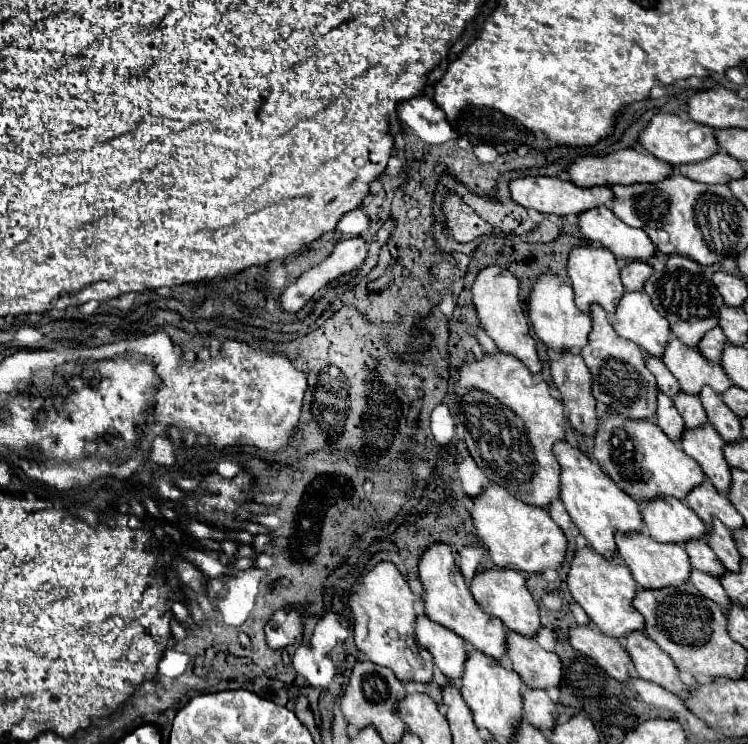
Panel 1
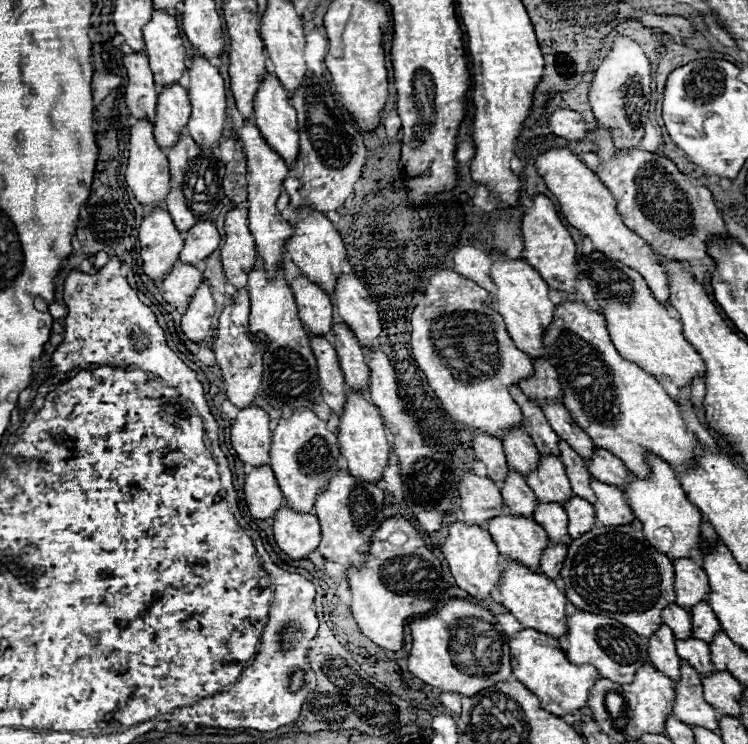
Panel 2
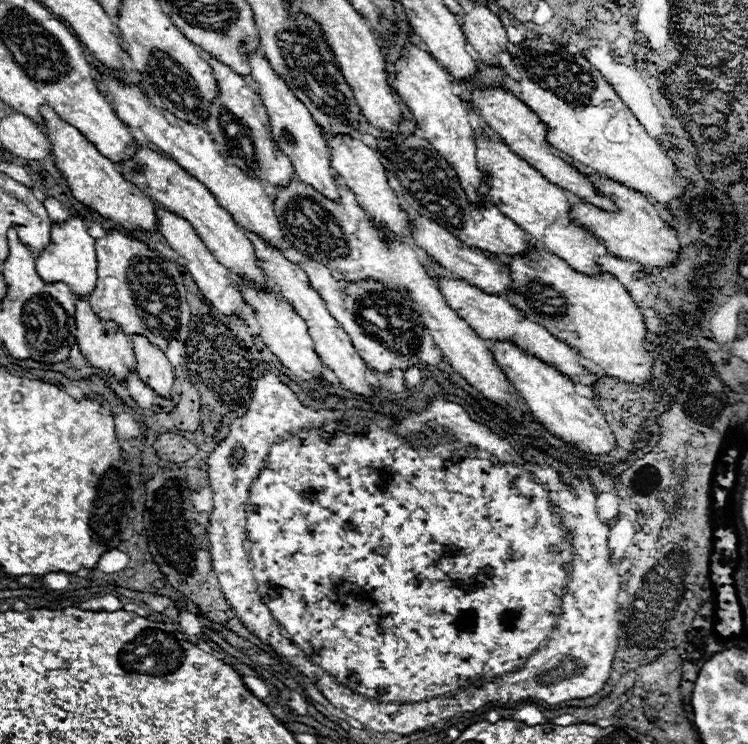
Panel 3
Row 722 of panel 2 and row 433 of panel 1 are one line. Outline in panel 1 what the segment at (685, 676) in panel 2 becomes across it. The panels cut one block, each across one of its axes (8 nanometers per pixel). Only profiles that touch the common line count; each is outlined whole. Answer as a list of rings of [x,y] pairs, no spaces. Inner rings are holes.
[[[704,424],[696,430],[686,430],[682,438],[682,450],[702,466],[704,474],[714,484],[714,488],[718,488],[718,492],[728,494],[732,476],[724,458],[724,446],[726,440],[712,428],[712,424]]]

